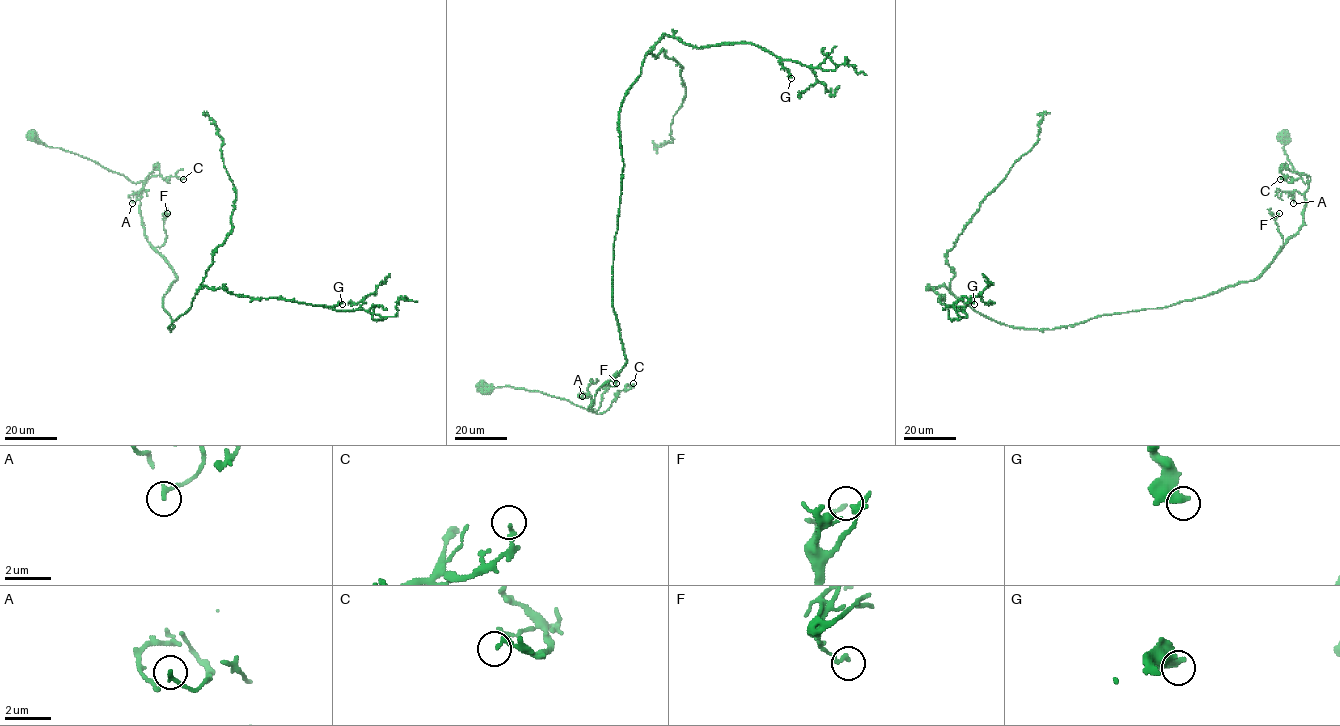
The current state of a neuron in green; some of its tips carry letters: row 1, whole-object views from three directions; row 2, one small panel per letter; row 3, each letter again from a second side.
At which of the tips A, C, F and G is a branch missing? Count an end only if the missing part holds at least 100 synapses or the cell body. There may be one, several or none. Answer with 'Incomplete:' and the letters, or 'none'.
Incomplete: none

